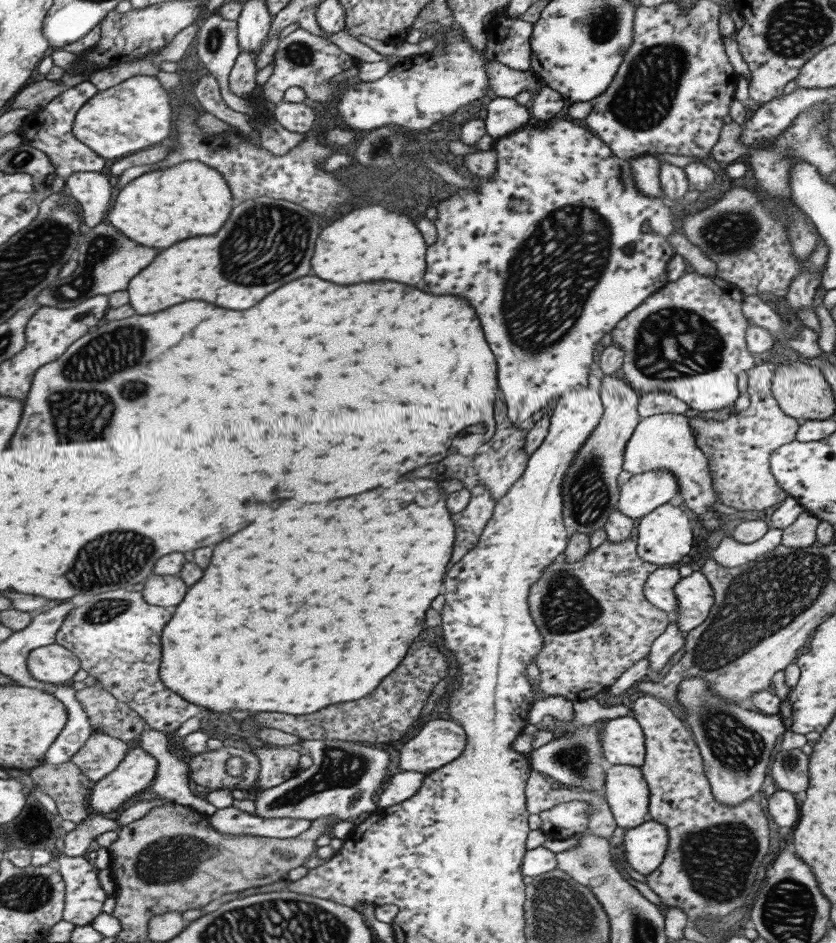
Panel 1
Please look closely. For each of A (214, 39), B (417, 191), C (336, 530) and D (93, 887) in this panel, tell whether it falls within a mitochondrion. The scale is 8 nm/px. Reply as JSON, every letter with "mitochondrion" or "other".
{"A":"mitochondrion","B":"mitochondrion","C":"other","D":"other"}

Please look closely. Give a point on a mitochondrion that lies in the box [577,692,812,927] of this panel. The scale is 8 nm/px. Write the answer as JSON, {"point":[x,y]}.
{"point":[718,859]}

